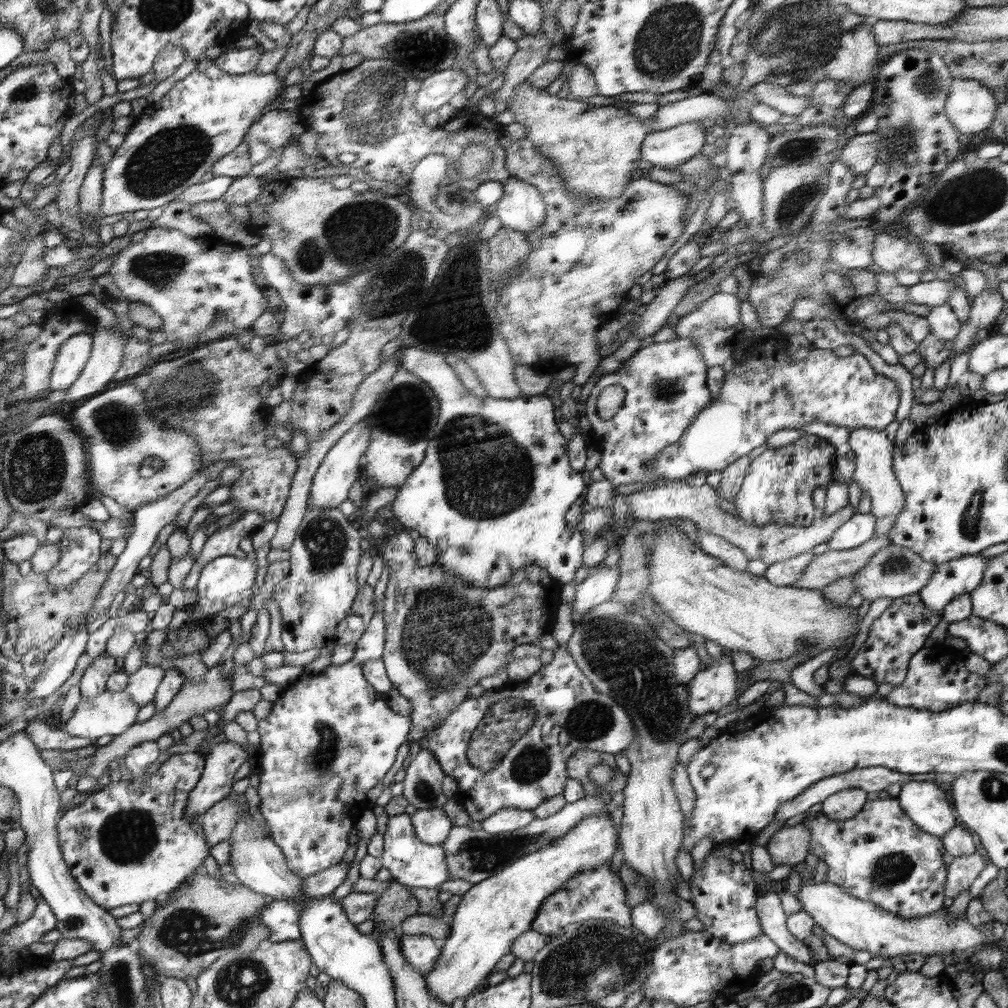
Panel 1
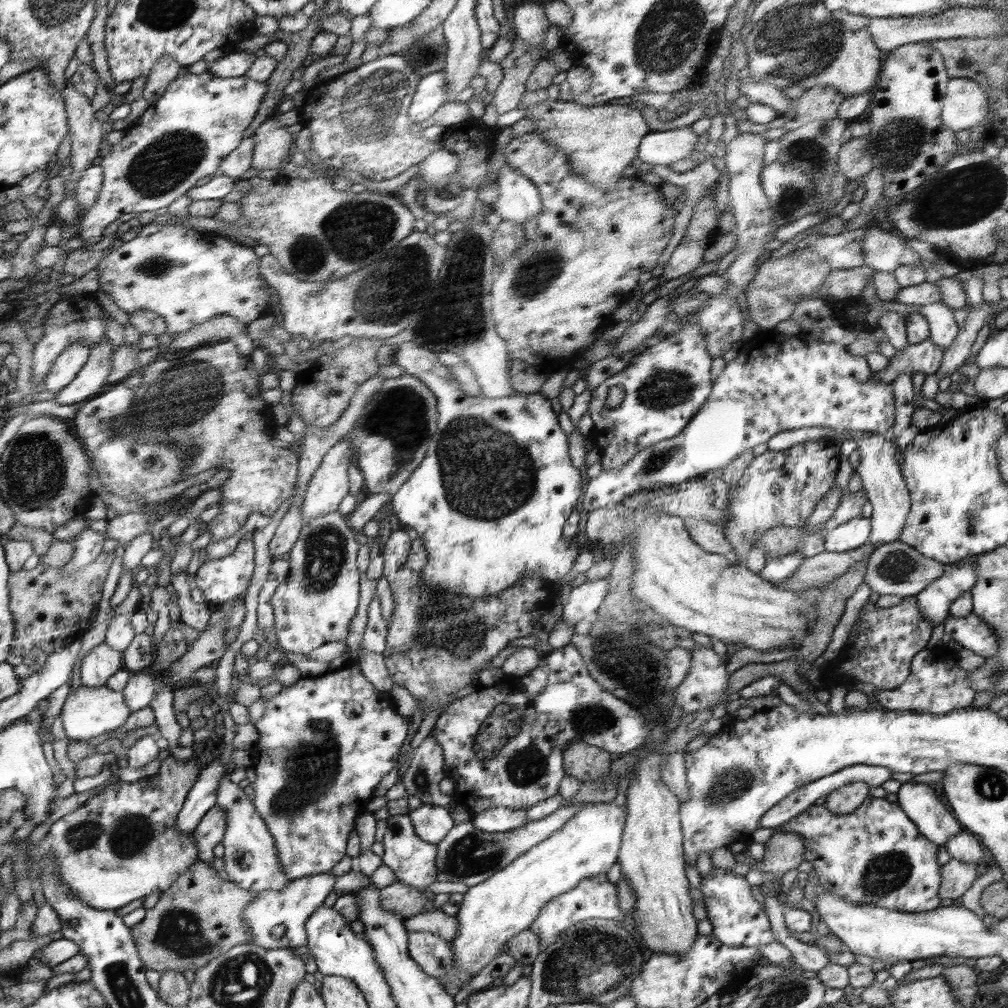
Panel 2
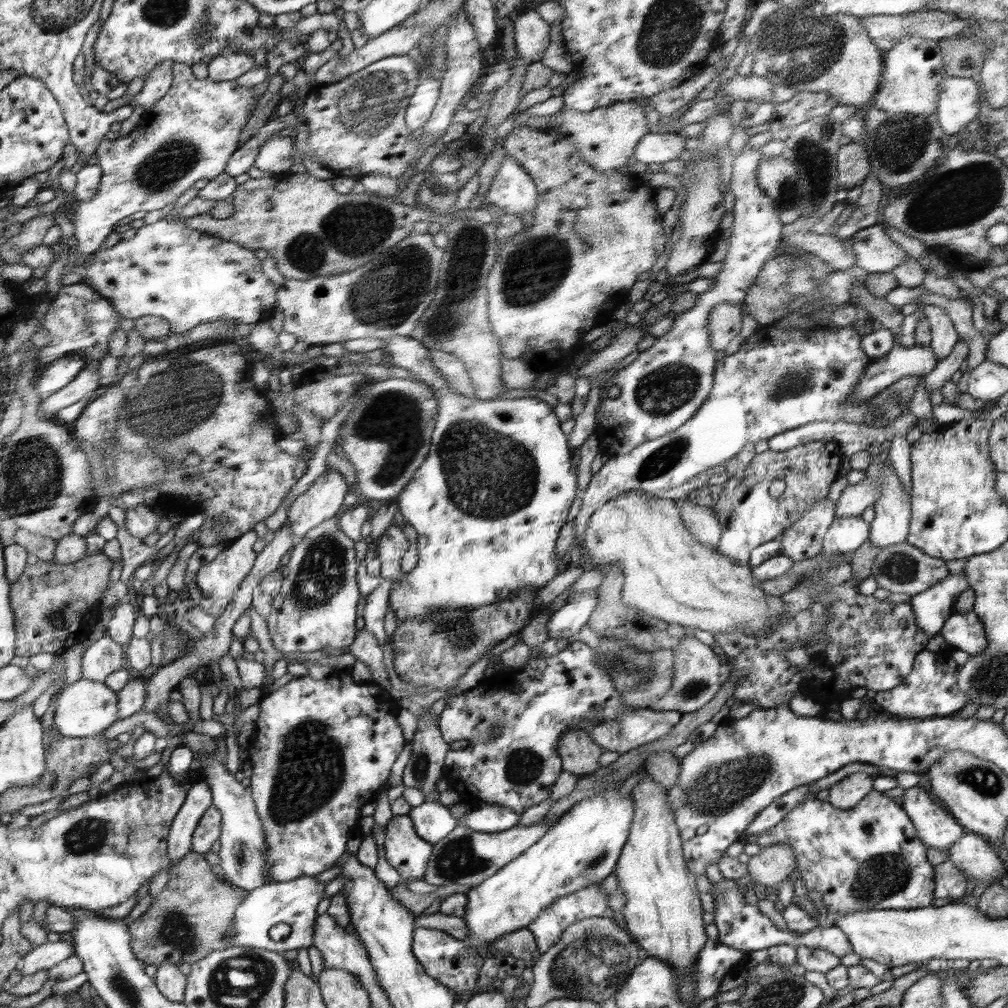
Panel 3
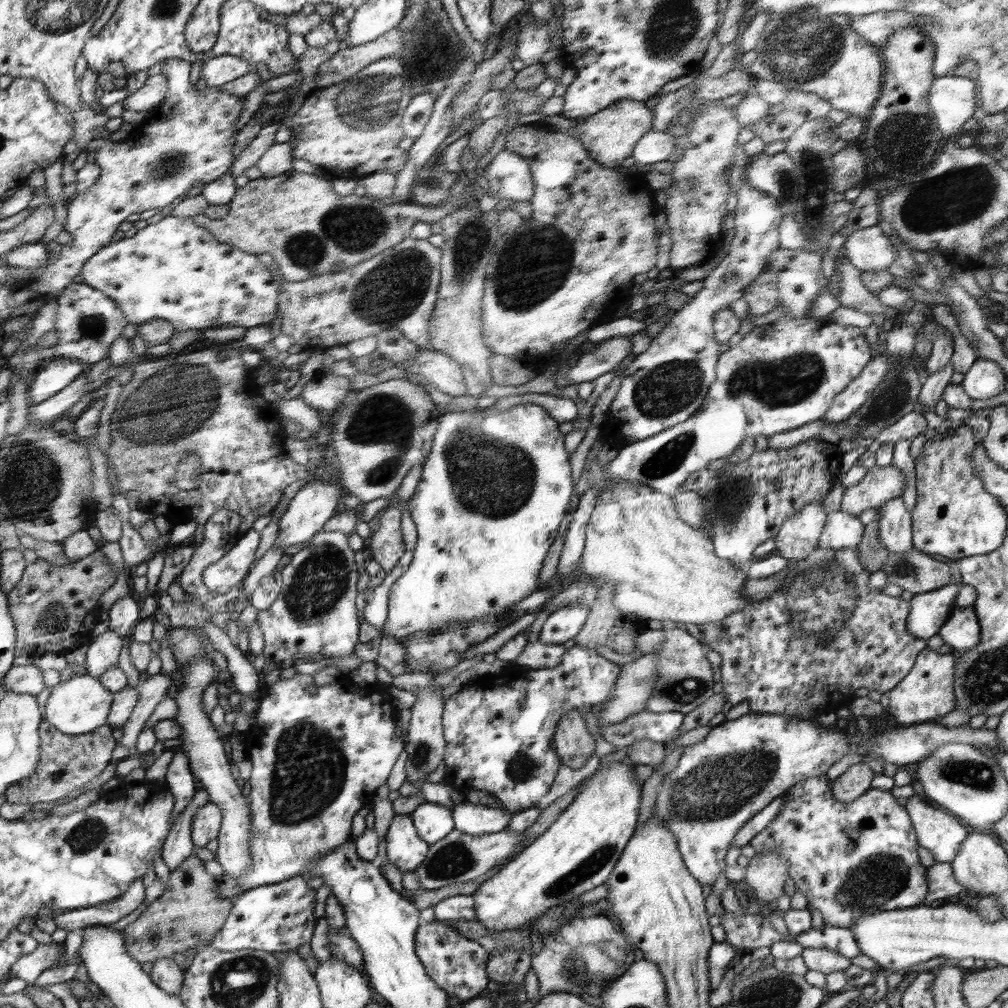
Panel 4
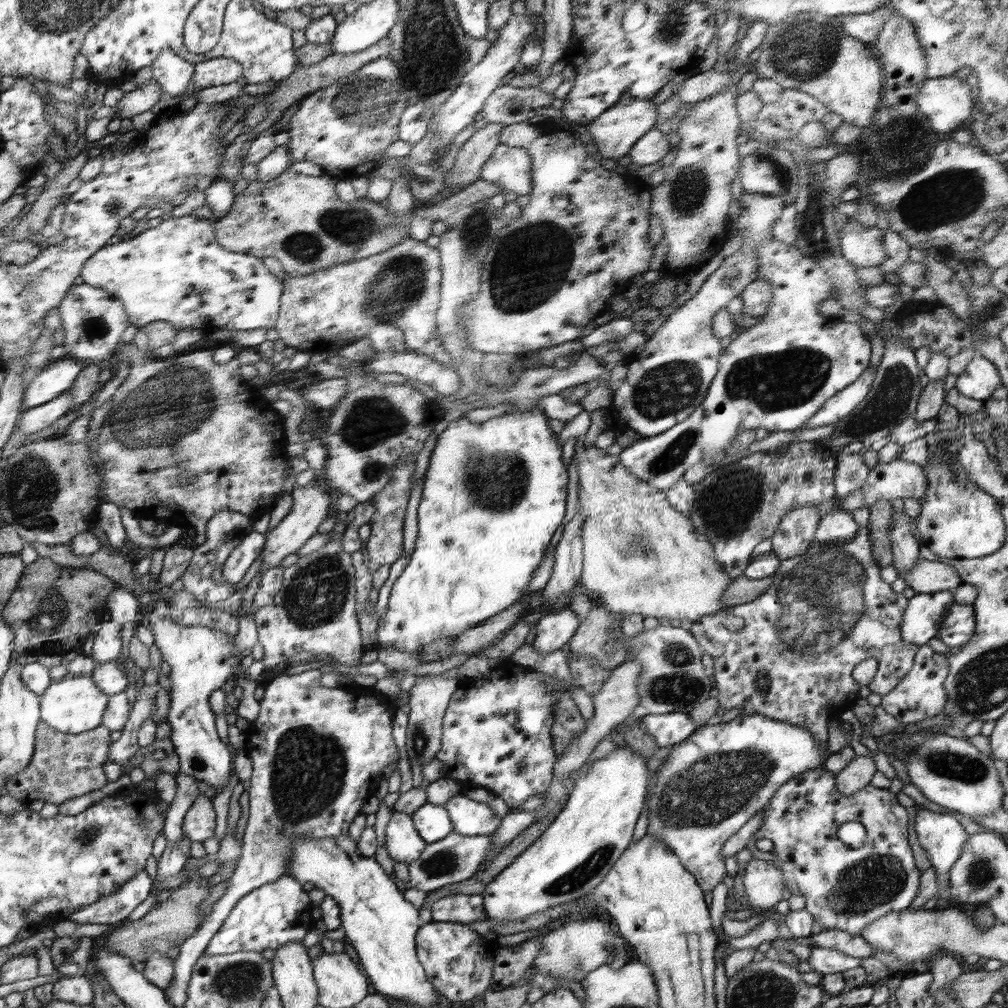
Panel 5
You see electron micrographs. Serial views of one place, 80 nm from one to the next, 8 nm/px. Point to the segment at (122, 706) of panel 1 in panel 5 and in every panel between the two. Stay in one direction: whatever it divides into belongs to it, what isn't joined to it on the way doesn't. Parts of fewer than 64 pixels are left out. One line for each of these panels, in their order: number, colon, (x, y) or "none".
2: (88, 713)
3: (84, 709)
4: (82, 704)
5: (76, 704)

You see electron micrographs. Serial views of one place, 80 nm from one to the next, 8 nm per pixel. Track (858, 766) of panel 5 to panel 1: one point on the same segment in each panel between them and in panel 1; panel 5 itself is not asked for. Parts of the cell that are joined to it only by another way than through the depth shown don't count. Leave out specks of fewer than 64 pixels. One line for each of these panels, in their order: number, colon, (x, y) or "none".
1: (844, 804)
2: (849, 797)
3: (845, 794)
4: (856, 780)

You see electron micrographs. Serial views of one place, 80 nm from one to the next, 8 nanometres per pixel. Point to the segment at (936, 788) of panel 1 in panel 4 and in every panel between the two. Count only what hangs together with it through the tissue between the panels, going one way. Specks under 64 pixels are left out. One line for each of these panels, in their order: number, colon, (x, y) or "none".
2: (919, 801)
3: (937, 828)
4: (939, 831)

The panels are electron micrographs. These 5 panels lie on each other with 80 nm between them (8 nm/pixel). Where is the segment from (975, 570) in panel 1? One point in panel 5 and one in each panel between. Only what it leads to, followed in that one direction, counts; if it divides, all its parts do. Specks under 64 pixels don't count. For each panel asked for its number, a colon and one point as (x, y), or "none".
2: (935, 600)
3: (932, 607)
4: (928, 612)
5: (922, 617)

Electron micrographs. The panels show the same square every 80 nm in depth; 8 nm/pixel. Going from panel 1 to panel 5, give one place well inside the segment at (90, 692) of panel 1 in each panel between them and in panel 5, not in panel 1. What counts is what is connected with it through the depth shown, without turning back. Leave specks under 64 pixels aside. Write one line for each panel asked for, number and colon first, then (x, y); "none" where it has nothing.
2: (102, 662)
3: (104, 657)
4: (103, 652)
5: (107, 643)

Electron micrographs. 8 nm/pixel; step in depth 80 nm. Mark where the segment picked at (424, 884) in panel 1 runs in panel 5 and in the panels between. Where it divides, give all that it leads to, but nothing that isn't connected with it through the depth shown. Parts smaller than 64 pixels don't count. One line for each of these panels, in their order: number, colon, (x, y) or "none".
2: (413, 861)
3: (409, 854)
4: (406, 850)
5: (404, 844)

